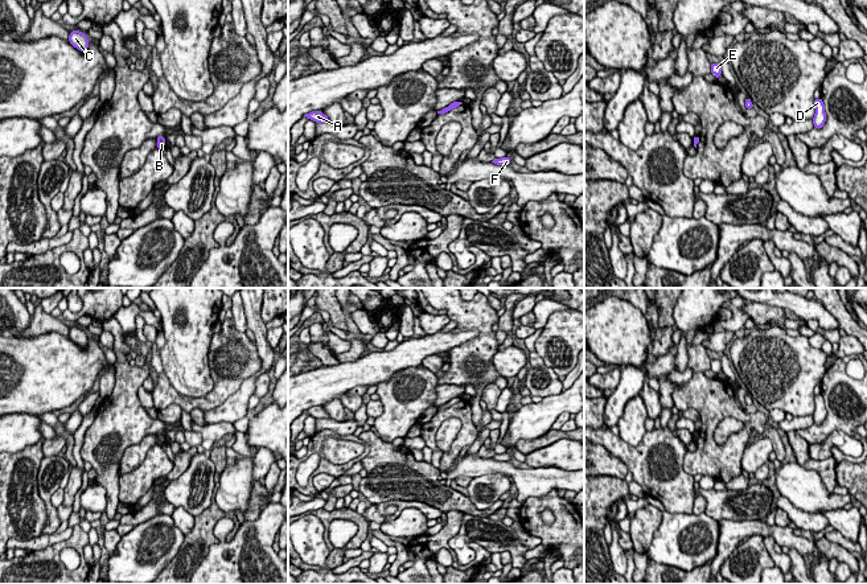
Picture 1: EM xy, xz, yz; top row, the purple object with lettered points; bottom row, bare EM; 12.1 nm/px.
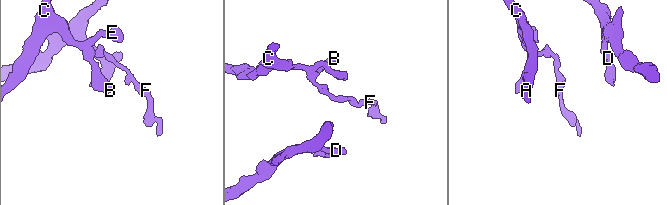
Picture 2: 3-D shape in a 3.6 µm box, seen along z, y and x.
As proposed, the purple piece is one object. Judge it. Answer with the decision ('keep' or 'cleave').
keep

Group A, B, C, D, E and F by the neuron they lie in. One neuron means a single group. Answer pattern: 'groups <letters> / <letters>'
groups A B C D E F

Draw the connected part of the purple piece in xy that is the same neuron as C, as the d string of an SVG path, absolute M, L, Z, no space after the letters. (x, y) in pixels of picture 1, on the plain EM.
M74 325L70 328L69 338L77 344L79 347L86 347L89 345L87 330Z

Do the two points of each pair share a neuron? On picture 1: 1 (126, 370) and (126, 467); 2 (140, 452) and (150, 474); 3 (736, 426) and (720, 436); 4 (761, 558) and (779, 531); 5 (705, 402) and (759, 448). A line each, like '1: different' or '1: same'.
1: different
2: different
3: same
4: different
5: different

